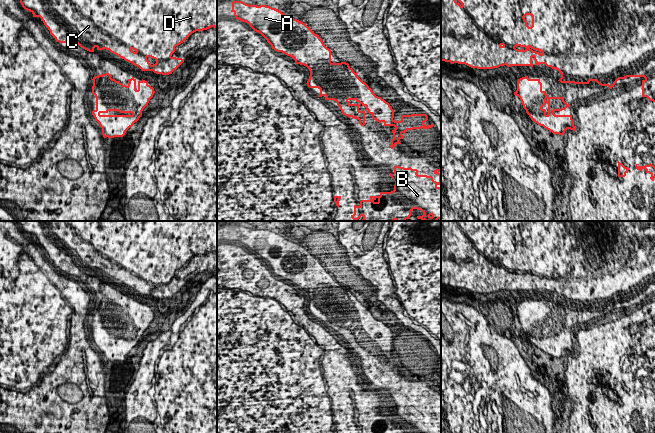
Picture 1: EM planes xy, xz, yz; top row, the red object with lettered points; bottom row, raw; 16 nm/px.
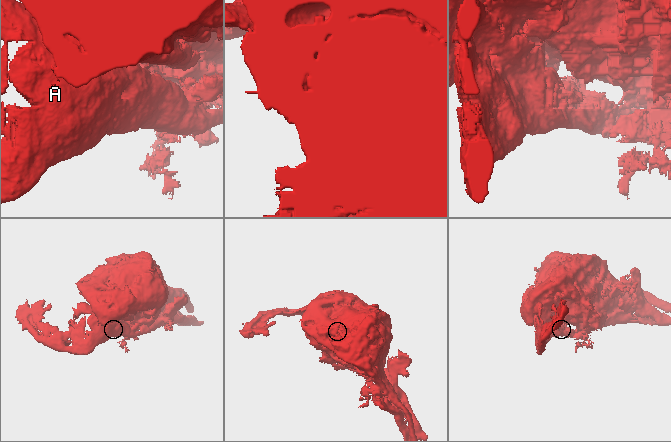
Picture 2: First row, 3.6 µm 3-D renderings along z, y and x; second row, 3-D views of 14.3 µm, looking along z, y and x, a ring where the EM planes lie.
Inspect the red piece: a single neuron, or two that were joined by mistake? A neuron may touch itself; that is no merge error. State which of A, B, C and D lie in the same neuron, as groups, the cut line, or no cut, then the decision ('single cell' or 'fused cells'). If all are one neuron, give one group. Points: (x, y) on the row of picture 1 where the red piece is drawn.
A / B C D | xz (438, 187), (422, 190), (405, 216) | fused cells

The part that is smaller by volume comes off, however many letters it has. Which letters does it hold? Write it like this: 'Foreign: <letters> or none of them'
Foreign: A

